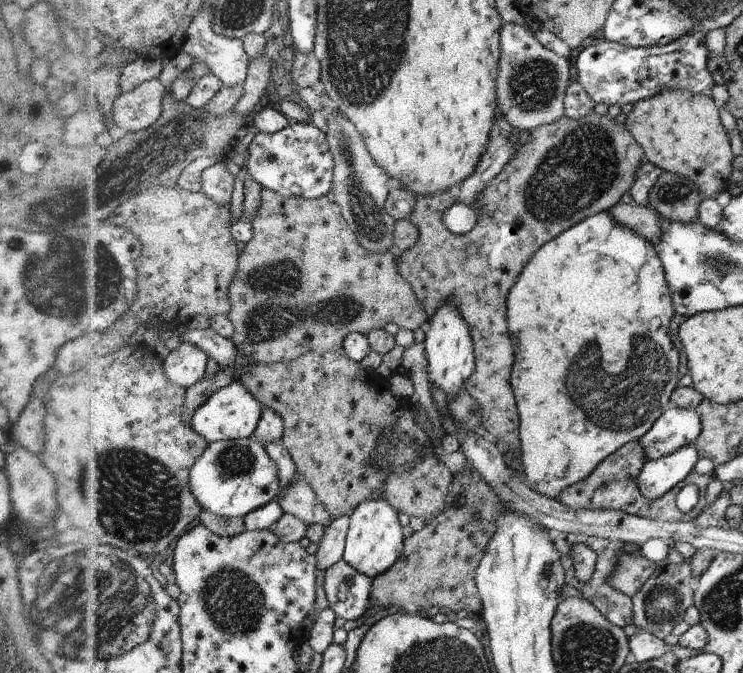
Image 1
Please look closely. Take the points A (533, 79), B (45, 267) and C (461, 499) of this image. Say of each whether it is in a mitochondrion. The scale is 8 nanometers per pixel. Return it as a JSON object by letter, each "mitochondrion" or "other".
{"A":"mitochondrion","B":"mitochondrion","C":"mitochondrion"}

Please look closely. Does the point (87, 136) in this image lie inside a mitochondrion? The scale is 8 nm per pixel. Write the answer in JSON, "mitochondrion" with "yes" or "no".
{"mitochondrion":"no"}

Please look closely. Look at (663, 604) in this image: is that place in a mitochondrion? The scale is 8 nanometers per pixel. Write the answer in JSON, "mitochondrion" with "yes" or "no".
{"mitochondrion":"yes"}

